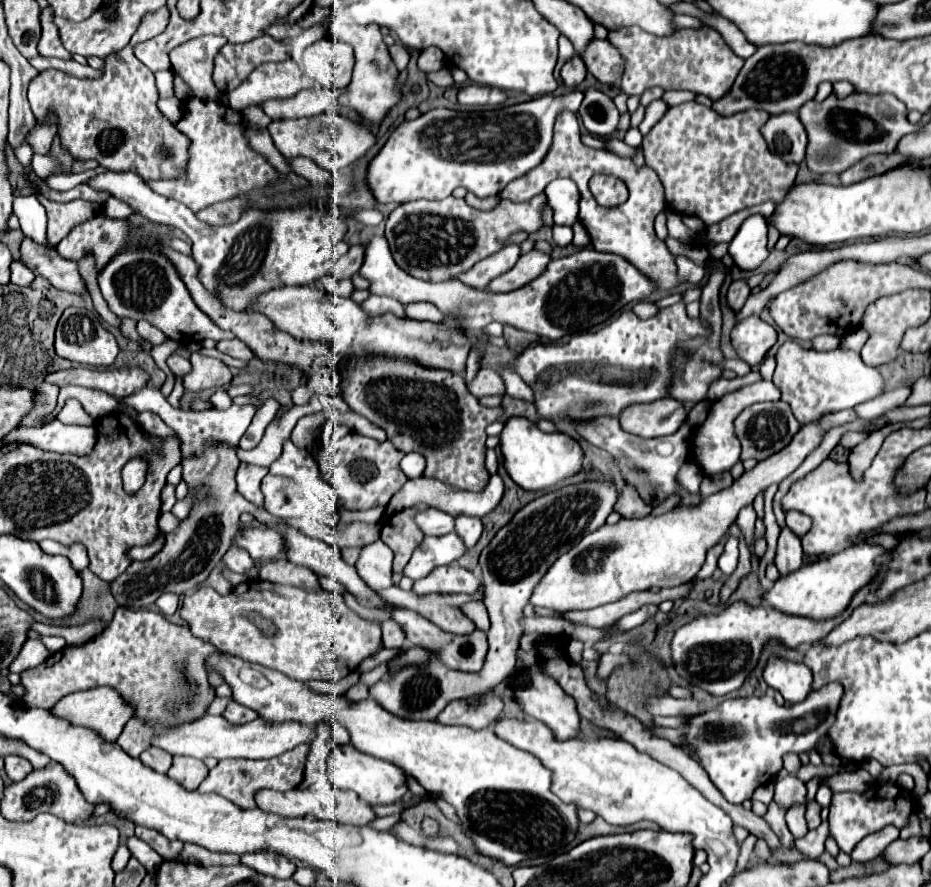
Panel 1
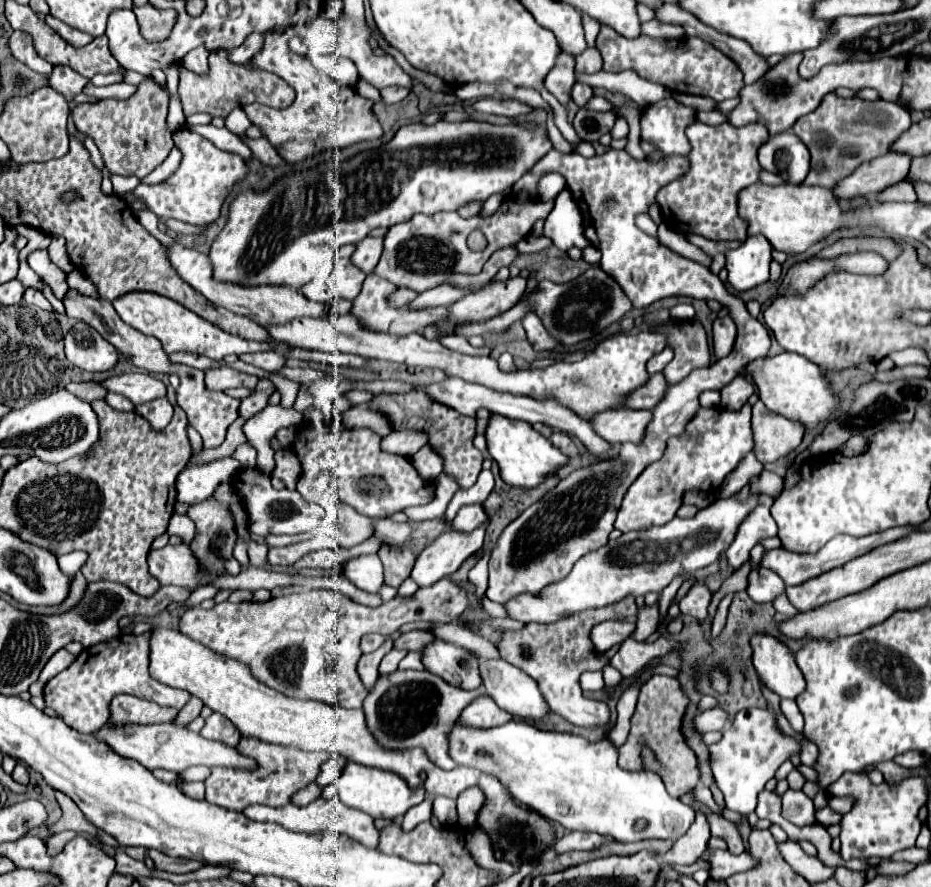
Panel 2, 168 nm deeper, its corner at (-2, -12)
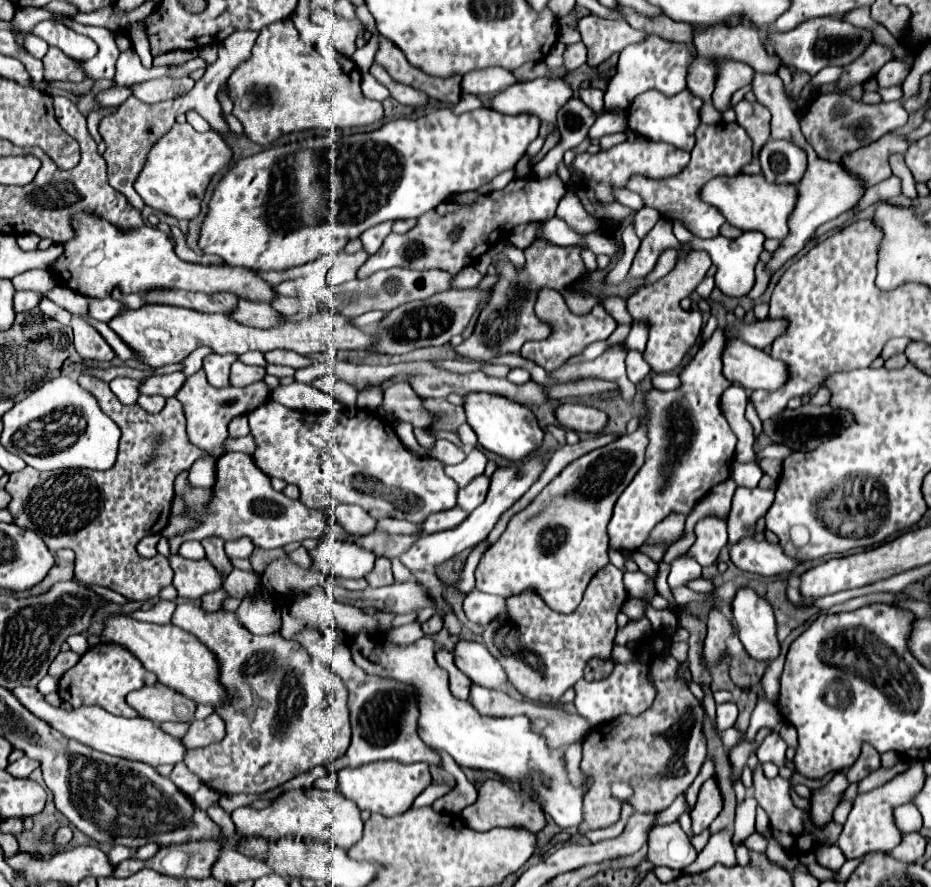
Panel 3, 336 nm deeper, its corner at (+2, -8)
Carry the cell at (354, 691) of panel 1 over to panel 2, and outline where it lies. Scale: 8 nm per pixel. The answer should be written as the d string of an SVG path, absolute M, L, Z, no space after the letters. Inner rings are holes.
M387 640L379 650L361 656L361 660L359 660L359 676L361 676L363 686L365 686L367 690L371 690L371 688L375 686L375 682L377 682L377 678L379 678L379 672L377 672L379 662L381 662L381 658L383 658L389 650L391 650L391 640Z

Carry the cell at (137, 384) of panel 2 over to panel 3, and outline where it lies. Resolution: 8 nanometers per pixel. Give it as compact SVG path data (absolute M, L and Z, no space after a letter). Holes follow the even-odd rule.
M173 372L167 376L151 376L143 382L143 394L159 394L163 398L175 396L185 384L187 376L183 372Z

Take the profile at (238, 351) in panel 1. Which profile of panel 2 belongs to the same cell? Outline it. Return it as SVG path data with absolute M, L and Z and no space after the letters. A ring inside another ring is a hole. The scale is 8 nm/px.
M253 352L253 354L241 354L239 360L247 362L247 364L253 364L261 370L279 370L283 364L285 364L285 358L281 358L279 354L275 352Z

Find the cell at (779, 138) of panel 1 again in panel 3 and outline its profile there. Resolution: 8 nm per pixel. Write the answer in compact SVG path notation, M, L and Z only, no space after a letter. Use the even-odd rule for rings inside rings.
M769 140L759 154L761 170L767 182L775 184L799 184L805 168L807 156L801 148L795 148L789 140Z

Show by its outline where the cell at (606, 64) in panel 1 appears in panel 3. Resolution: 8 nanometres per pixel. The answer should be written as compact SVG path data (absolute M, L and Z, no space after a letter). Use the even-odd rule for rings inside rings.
M583 42L567 46L567 50L563 52L563 64L569 70L581 68L585 64L585 60L587 60L587 48L583 48Z

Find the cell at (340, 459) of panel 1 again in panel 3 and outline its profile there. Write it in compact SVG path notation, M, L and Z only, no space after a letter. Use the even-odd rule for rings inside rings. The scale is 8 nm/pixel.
M267 402L255 412L249 412L251 436L255 440L253 462L269 478L281 478L295 484L301 492L301 502L307 508L324 510L332 502L357 504L375 520L399 518L413 524L423 524L429 514L449 510L457 504L457 484L443 472L443 464L429 456L419 456L409 450L397 436L395 426L375 412L359 412L345 408L339 412L299 412L277 402Z

